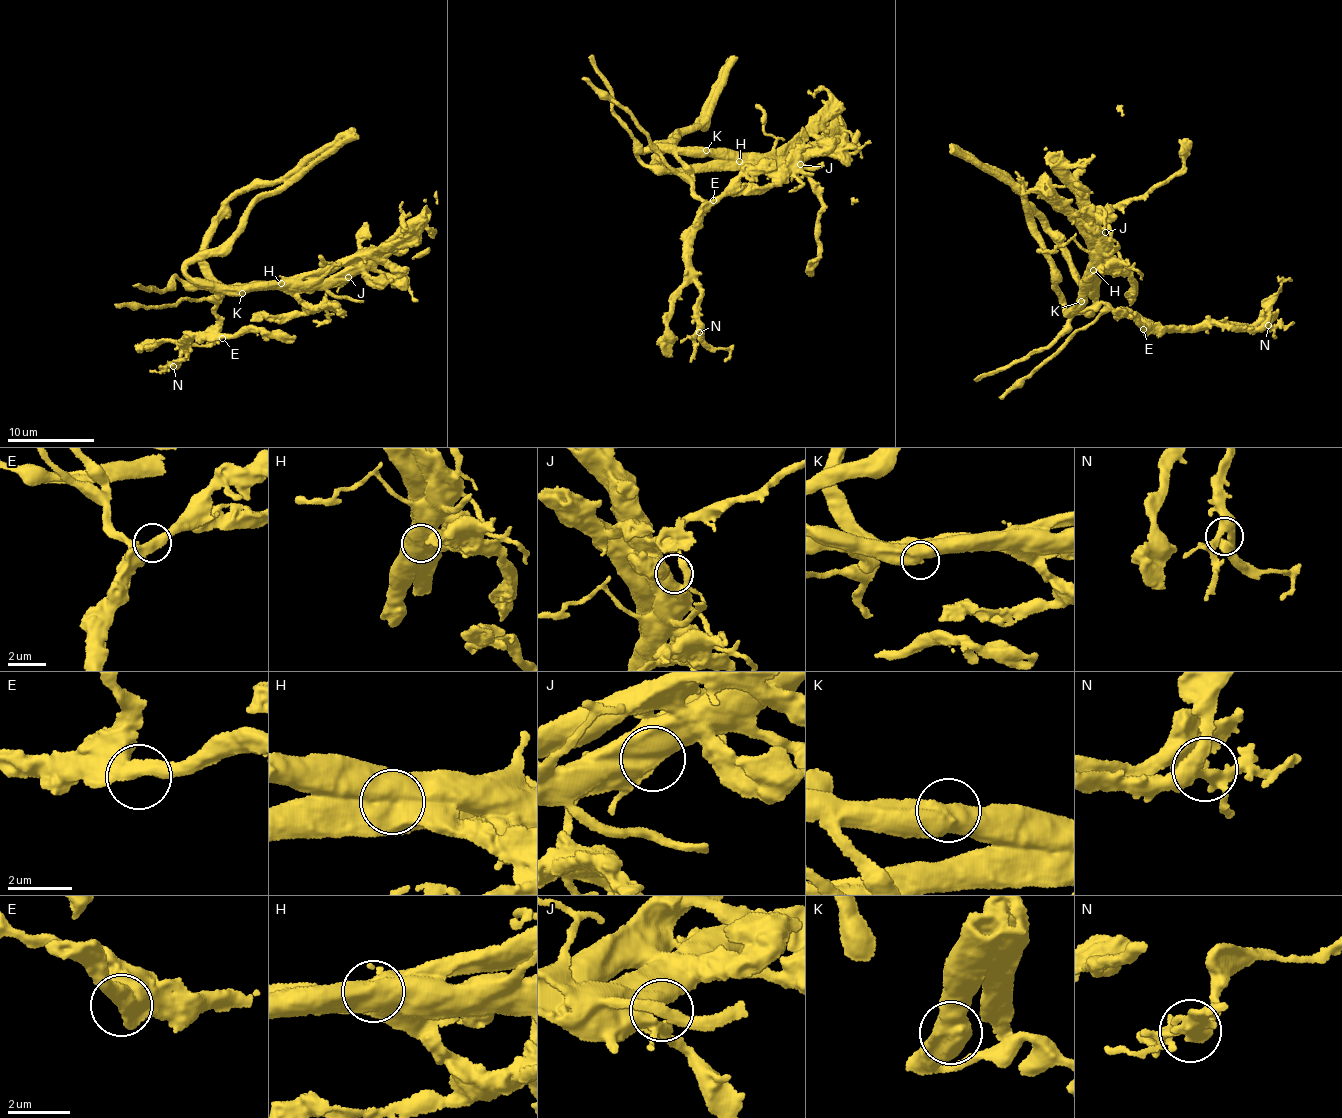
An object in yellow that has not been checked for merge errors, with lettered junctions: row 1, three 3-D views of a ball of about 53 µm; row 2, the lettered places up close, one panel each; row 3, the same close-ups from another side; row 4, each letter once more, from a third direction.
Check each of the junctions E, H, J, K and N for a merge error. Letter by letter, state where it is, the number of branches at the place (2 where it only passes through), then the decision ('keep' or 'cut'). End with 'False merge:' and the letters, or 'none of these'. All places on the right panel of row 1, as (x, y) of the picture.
E: place (1143, 329); branches 2; keep
H: place (1093, 270); branches 4; cut
J: place (1105, 232); branches 1; keep
K: place (1081, 301); branches 2; keep
N: place (1268, 325); branches 4; keep
False merge: H

